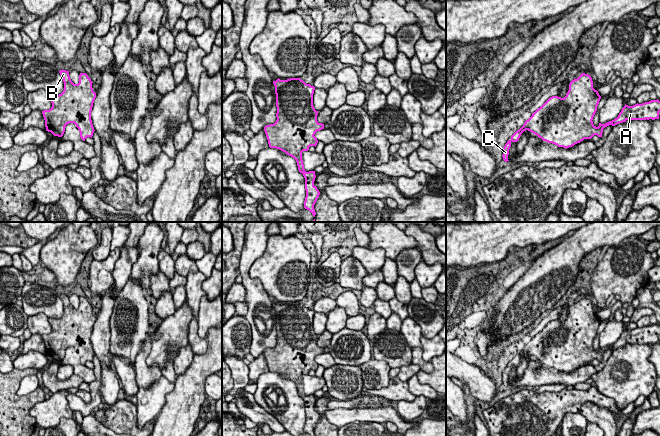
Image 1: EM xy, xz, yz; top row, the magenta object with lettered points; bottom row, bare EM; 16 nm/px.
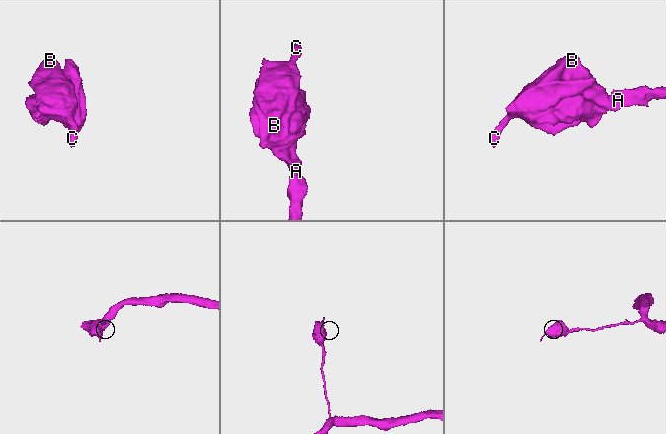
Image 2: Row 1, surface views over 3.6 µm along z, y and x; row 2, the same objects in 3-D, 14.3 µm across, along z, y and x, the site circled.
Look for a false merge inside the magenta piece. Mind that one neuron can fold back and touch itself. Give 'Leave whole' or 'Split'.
Leave whole

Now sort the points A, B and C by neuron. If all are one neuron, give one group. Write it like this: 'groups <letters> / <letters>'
groups A B C

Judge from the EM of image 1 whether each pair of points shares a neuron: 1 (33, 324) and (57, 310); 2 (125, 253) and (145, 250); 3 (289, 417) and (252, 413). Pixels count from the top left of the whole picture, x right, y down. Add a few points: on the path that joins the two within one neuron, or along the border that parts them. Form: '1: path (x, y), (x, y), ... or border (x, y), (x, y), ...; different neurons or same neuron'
1: border (28, 315), (43, 313), (48, 318); different neurons
2: border (137, 247), (137, 260), (132, 266), (131, 274); different neurons
3: border (254, 400), (283, 425); different neurons

